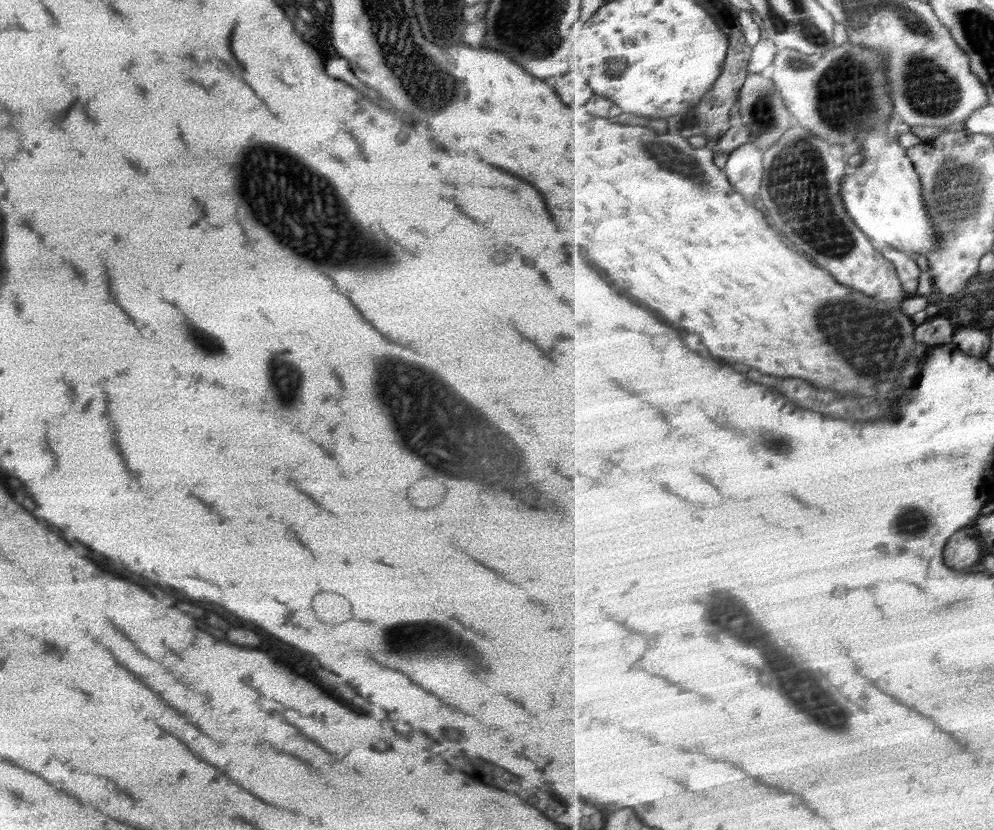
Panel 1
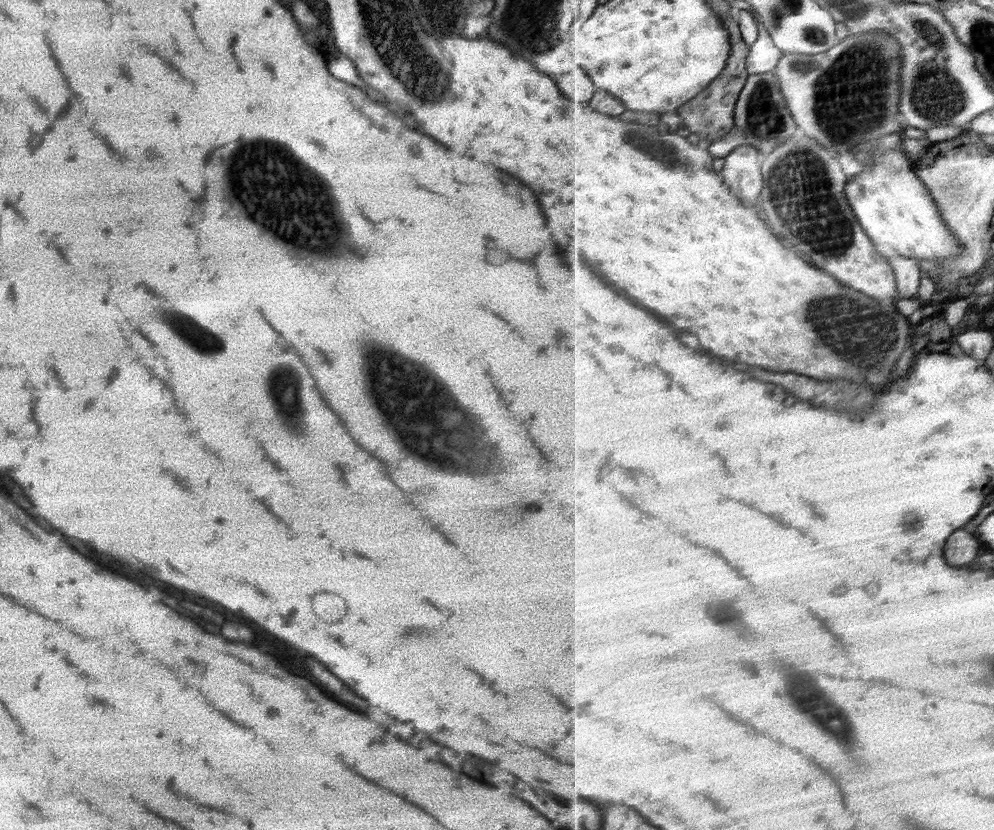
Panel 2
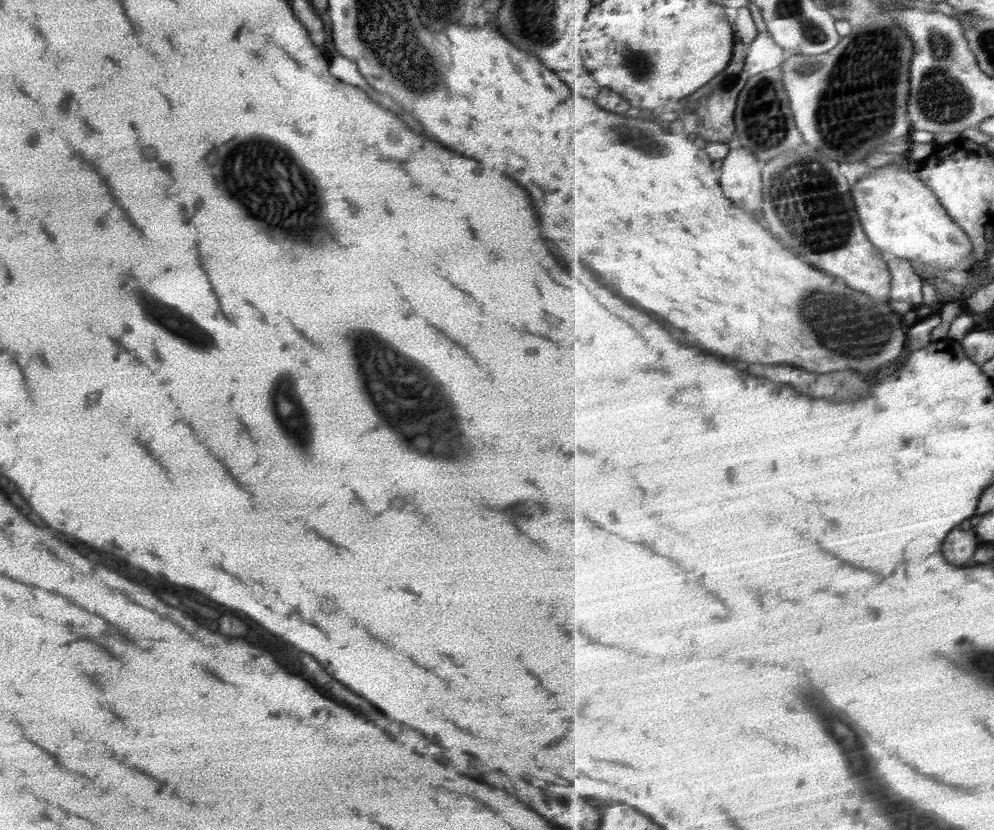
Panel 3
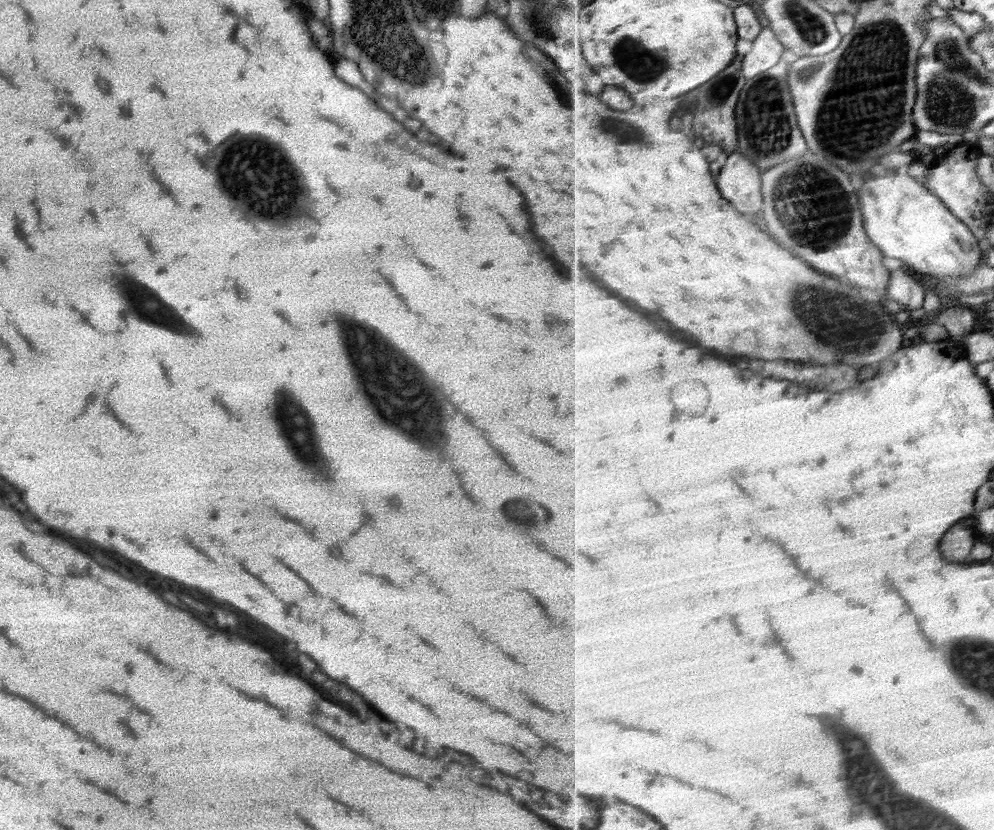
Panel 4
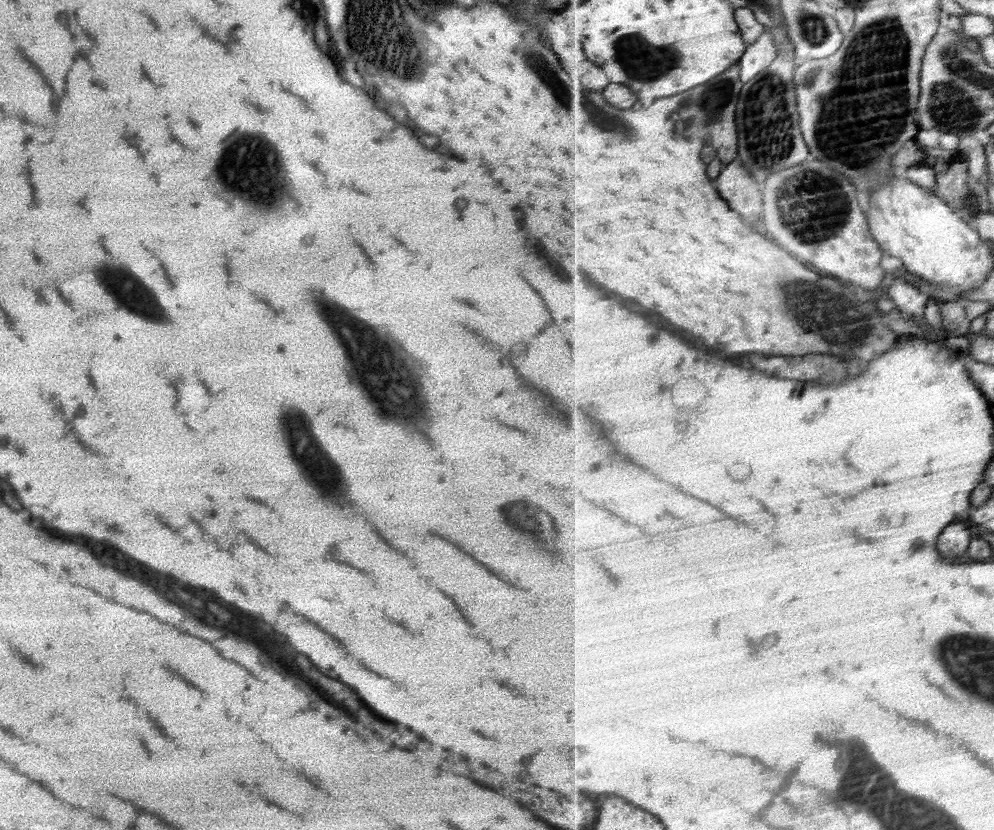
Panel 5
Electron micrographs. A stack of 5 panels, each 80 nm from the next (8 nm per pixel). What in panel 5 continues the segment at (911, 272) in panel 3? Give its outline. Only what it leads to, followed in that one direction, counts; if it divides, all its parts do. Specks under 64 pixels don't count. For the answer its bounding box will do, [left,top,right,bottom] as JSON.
[885,277,932,328]

